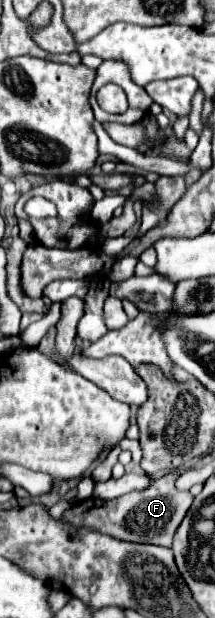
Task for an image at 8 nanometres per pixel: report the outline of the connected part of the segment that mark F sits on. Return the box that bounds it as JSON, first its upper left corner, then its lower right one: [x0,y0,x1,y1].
[62,472,194,546]

